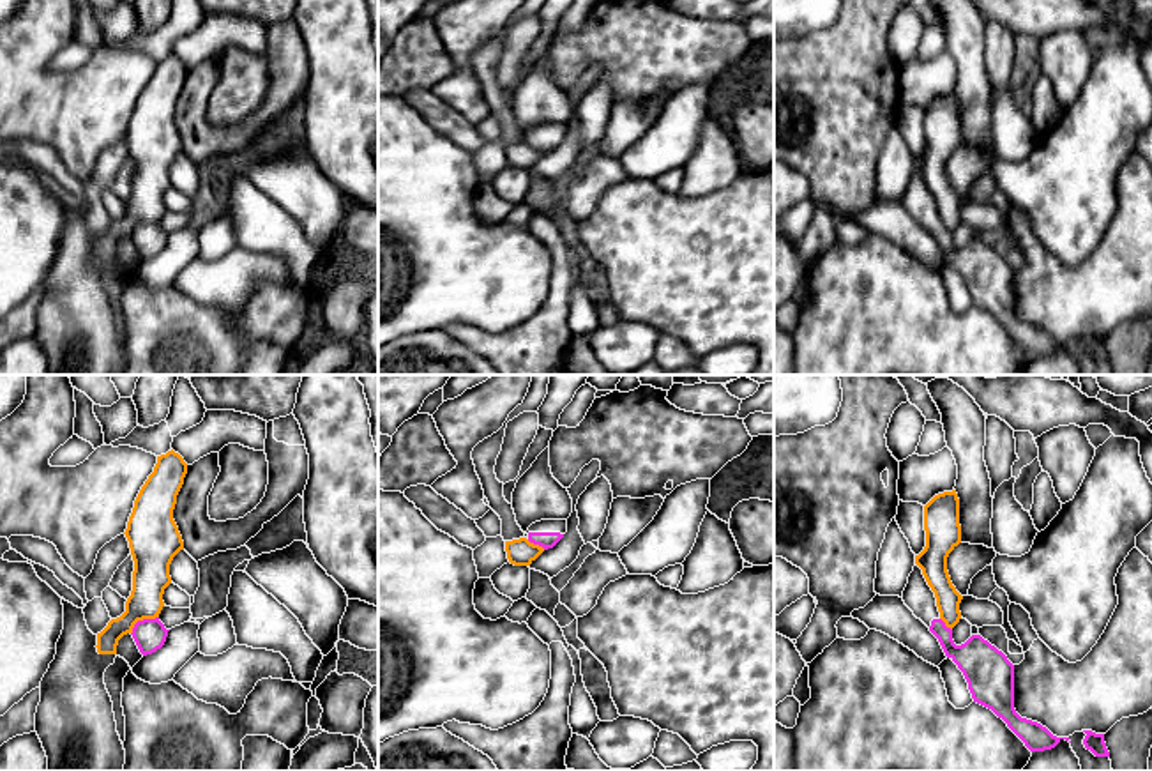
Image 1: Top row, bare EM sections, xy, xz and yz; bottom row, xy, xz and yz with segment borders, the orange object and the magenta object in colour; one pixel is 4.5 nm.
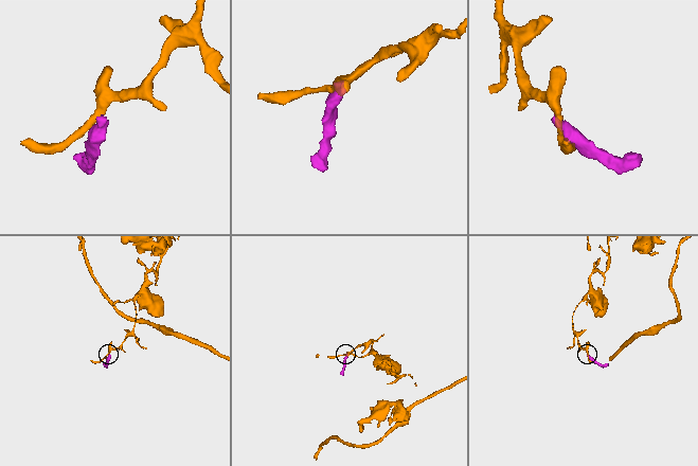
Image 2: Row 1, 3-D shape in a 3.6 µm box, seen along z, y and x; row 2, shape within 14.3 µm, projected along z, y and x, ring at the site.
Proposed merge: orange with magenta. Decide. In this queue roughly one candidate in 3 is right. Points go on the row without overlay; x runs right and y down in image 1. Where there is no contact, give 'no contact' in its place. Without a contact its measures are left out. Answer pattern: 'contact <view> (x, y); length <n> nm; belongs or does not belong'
contact xy (142, 223); length 150 nm; does not belong

